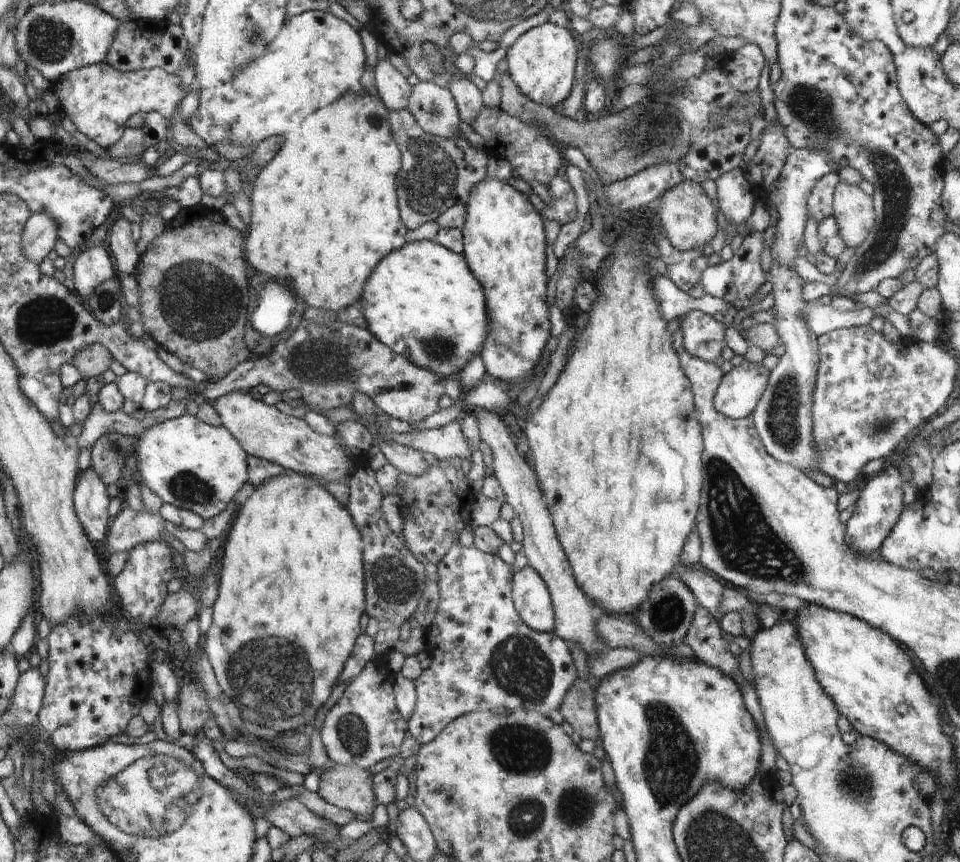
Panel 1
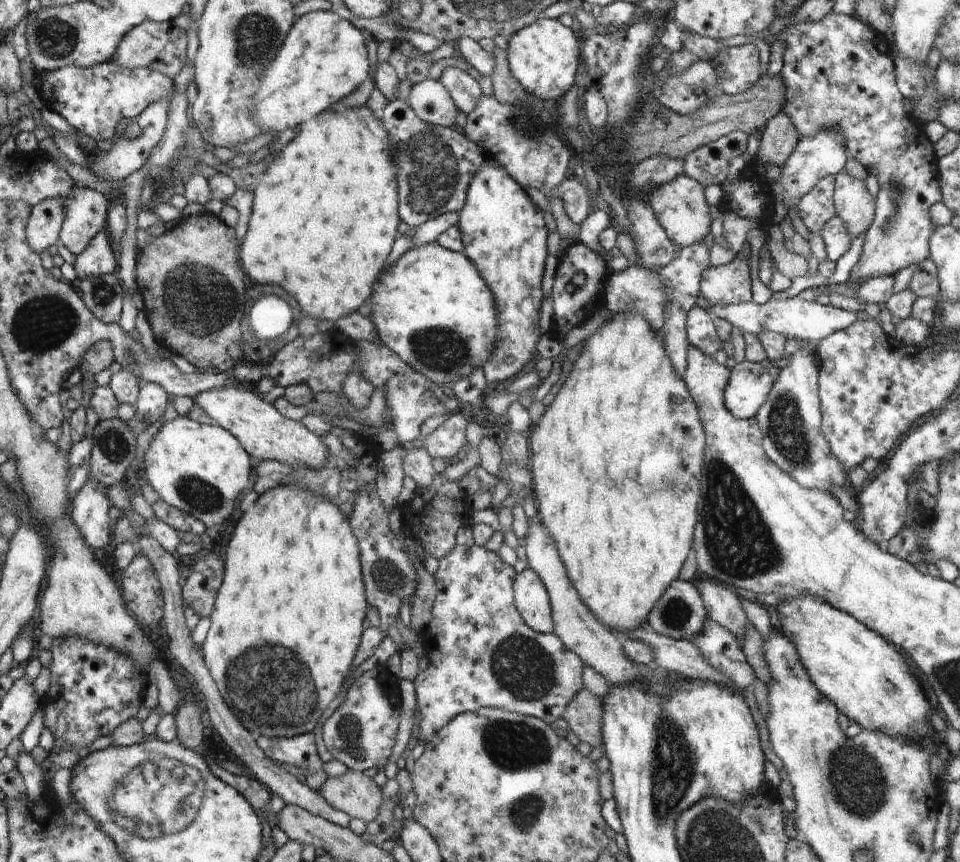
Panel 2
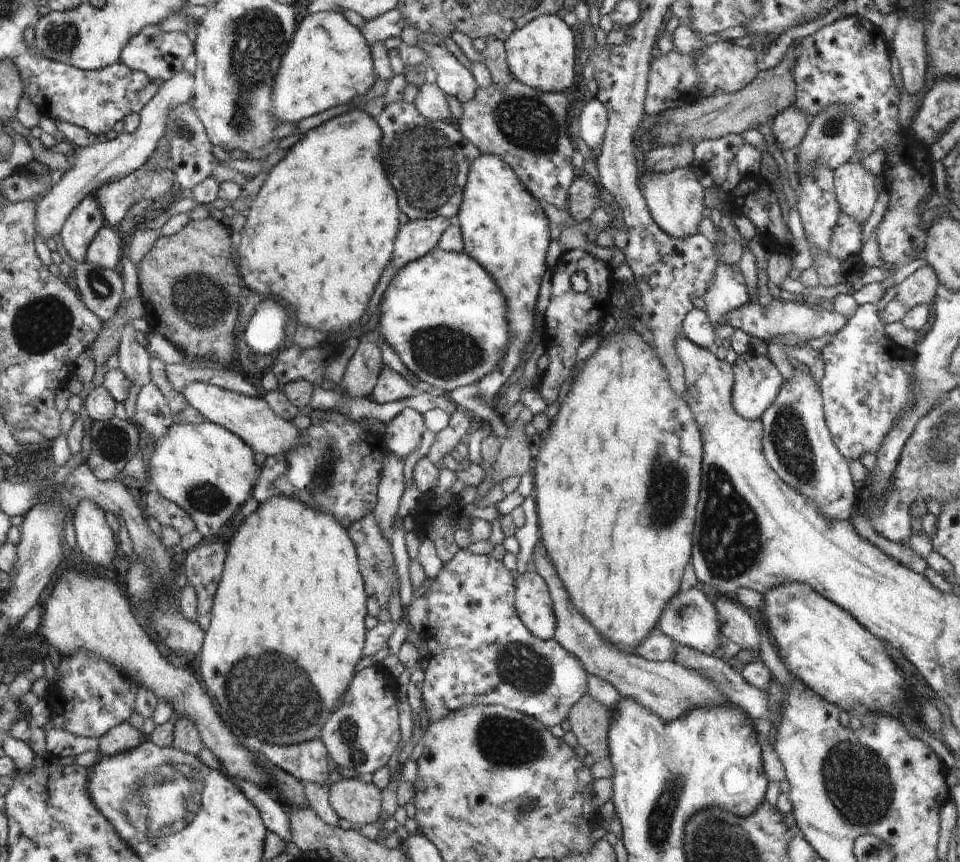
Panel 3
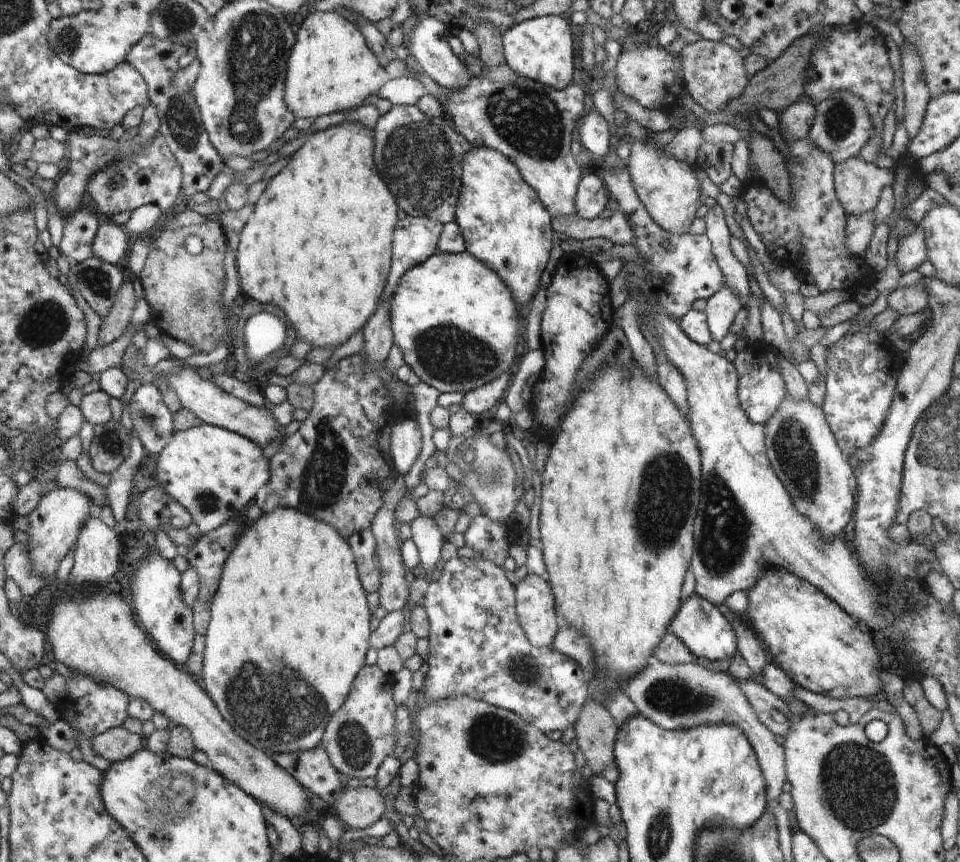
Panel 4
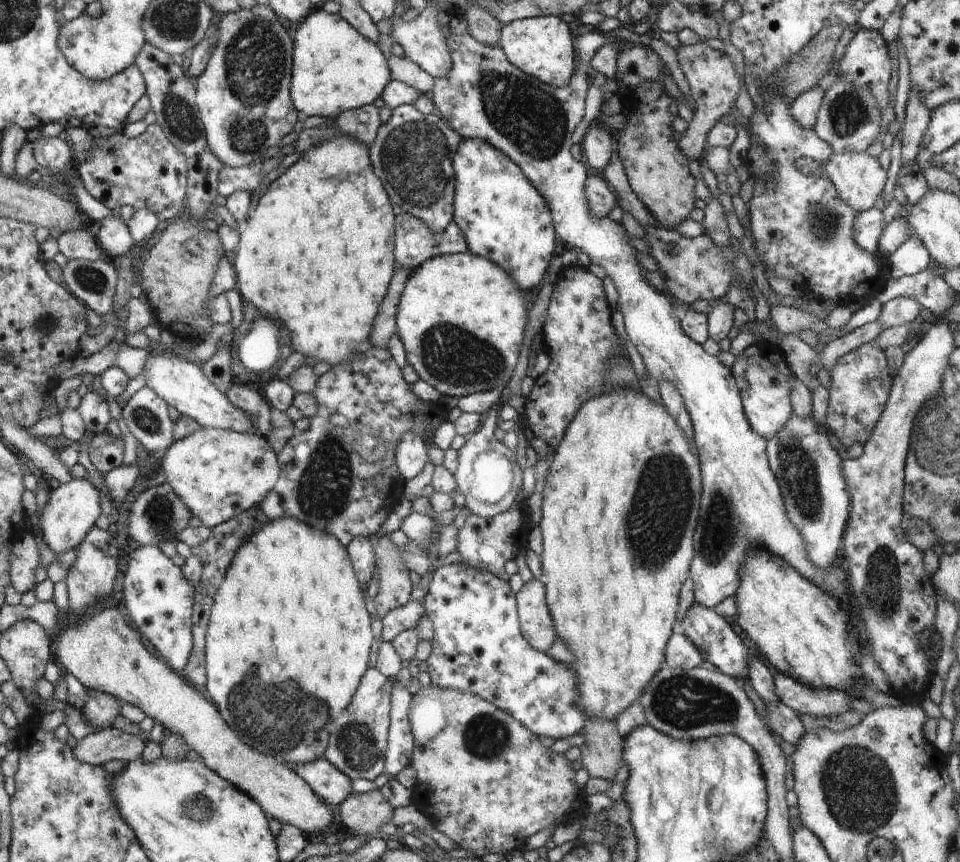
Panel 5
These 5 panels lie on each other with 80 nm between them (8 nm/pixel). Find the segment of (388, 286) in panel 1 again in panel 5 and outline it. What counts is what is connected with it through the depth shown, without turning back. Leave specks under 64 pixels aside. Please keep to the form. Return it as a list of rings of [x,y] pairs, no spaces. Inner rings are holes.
[[[469,250],[453,255],[436,254],[431,259],[424,261],[420,266],[417,266],[408,275],[404,290],[400,297],[400,302],[397,306],[395,323],[397,335],[400,337],[406,352],[404,362],[410,364],[416,371],[416,374],[418,374],[419,378],[428,382],[430,386],[434,386],[441,395],[456,397],[457,399],[477,392],[484,392],[492,389],[500,390],[500,388],[507,387],[510,377],[514,372],[514,368],[516,368],[516,362],[518,362],[518,355],[522,346],[522,338],[524,338],[524,328],[526,328],[529,312],[526,309],[524,291],[522,291],[519,285],[515,282],[514,277],[511,277],[497,264],[482,258],[480,255],[475,255]]]

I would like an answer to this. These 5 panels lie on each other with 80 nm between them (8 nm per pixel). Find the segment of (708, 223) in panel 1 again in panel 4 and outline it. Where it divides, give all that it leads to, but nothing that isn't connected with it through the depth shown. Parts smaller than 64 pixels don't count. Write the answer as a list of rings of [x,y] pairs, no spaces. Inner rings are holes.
[[[626,136],[626,142],[630,143],[630,155],[626,159],[629,173],[636,194],[652,220],[668,232],[677,235],[688,233],[688,228],[696,218],[696,212],[701,206],[700,201],[703,199],[700,183],[692,167],[665,155],[661,148],[643,144],[634,137]]]

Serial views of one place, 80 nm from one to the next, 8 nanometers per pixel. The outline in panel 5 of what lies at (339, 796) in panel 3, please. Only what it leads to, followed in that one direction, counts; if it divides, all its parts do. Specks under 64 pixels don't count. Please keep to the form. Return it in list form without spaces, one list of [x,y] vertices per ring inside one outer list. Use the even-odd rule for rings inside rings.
[[[374,789],[367,793],[354,794],[352,792],[350,796],[339,805],[339,814],[340,818],[342,818],[342,824],[346,826],[348,832],[352,835],[363,834],[369,837],[377,836],[380,826],[393,819],[394,809],[379,789]]]

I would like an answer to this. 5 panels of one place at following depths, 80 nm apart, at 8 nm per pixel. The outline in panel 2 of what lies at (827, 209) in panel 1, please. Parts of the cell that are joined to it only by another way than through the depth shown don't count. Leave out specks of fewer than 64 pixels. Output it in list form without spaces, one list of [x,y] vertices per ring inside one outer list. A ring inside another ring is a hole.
[[[829,175],[818,180],[816,186],[800,198],[796,210],[808,231],[820,236],[822,226],[836,217],[834,192],[835,176]]]

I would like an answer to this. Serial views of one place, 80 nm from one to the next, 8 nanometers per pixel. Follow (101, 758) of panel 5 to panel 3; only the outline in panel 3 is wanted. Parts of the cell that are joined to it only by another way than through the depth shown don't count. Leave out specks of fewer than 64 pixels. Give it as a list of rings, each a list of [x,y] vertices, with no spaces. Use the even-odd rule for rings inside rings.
[[[128,721],[115,726],[101,736],[100,754],[112,756],[131,748],[136,748],[146,737],[144,734],[130,725]]]

